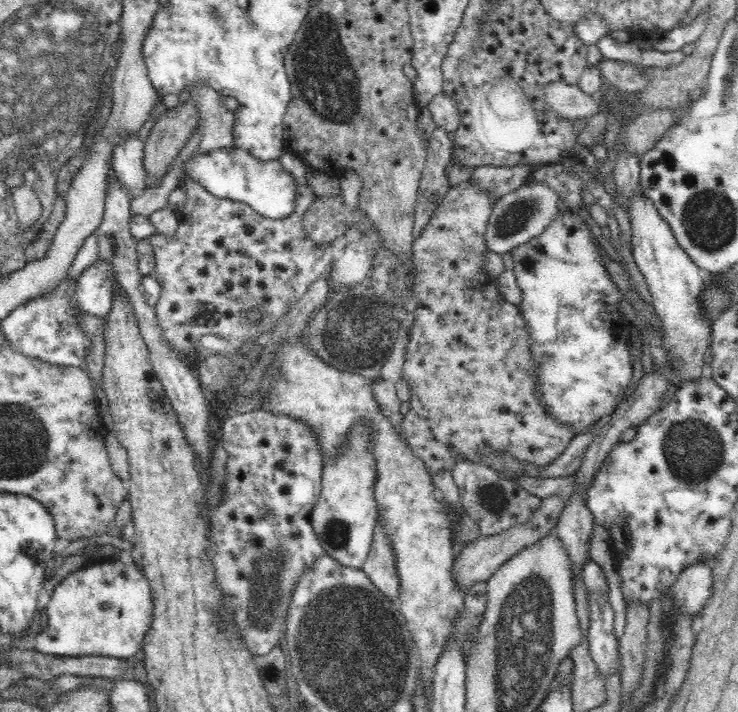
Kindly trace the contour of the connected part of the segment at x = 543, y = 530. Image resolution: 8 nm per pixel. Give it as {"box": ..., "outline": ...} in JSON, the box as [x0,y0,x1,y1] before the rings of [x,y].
{"box":[454,494,565,591],"outline":[[[552,494],[548,498],[542,498],[540,506],[534,510],[526,522],[512,526],[498,535],[484,536],[481,534],[474,542],[467,543],[454,560],[457,588],[466,591],[475,582],[487,581],[511,556],[546,536],[557,525],[564,504],[565,501],[561,494]]]}

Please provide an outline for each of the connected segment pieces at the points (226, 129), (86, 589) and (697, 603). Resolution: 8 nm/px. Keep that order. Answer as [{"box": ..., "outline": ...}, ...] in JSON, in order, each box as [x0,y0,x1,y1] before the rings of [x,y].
[{"box":[190,83,236,153],"outline":[[[196,83],[190,96],[199,111],[198,128],[201,130],[202,139],[198,153],[234,147],[236,114],[226,109],[221,94],[204,83]]]},{"box":[34,559,154,659],"outline":[[[120,559],[82,566],[72,571],[56,586],[47,606],[48,626],[34,640],[34,650],[44,655],[77,657],[102,655],[120,659],[132,659],[140,650],[154,614],[152,591],[144,573],[133,564],[127,565]]]},{"box":[671,559,713,618],"outline":[[[708,559],[693,562],[688,568],[682,570],[671,588],[676,607],[693,618],[700,617],[701,610],[710,600],[713,583],[711,570]]]}]

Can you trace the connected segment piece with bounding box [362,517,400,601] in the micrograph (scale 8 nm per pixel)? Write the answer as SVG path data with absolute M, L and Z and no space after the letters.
M378 517L372 534L372 546L366 562L362 564L362 571L378 590L393 601L400 596L400 579L392 547Z

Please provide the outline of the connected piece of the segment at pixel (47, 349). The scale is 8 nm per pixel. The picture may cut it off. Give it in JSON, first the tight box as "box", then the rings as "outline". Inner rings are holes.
{"box":[1,276,91,368],"outline":[[[66,276],[50,294],[36,296],[14,310],[1,320],[1,329],[5,341],[12,350],[33,356],[52,364],[85,368],[85,360],[89,356],[91,340],[79,324],[79,316],[83,312],[79,308],[76,295],[77,280]]]}

